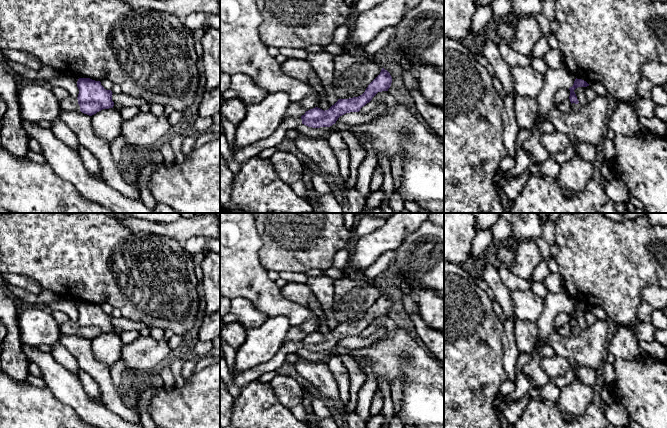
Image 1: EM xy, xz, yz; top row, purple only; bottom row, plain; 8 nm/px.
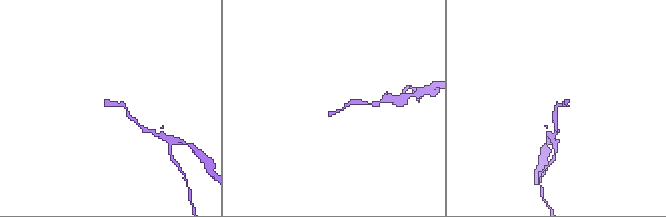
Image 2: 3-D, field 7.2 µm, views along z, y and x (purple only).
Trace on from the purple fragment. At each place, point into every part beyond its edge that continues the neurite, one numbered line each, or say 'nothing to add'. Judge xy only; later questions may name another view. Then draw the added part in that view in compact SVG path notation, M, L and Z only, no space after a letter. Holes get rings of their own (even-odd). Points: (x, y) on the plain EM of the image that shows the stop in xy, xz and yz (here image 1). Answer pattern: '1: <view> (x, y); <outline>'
1: xy (68, 328); M66 322L62 325L59 325L61 337L67 336L67 335L80 335L80 330L78 328L78 323L72 323L72 322Z

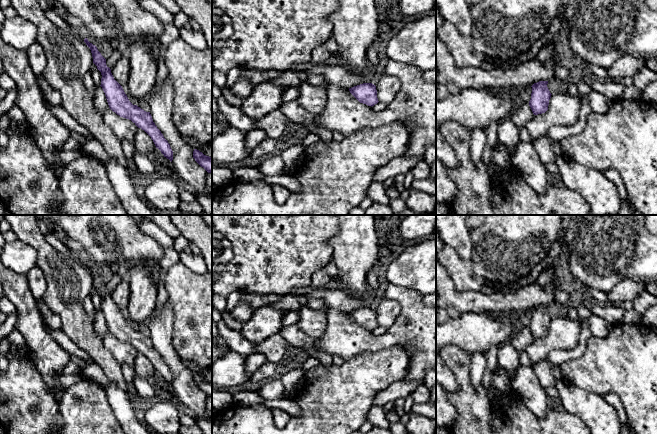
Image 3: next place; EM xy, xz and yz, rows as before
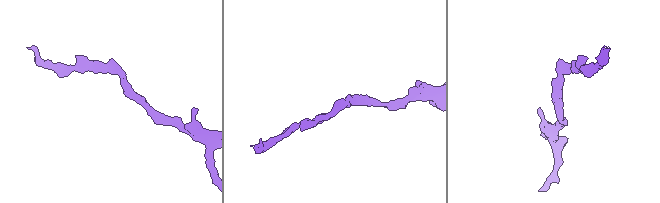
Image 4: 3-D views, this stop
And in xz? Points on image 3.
nothing to add

